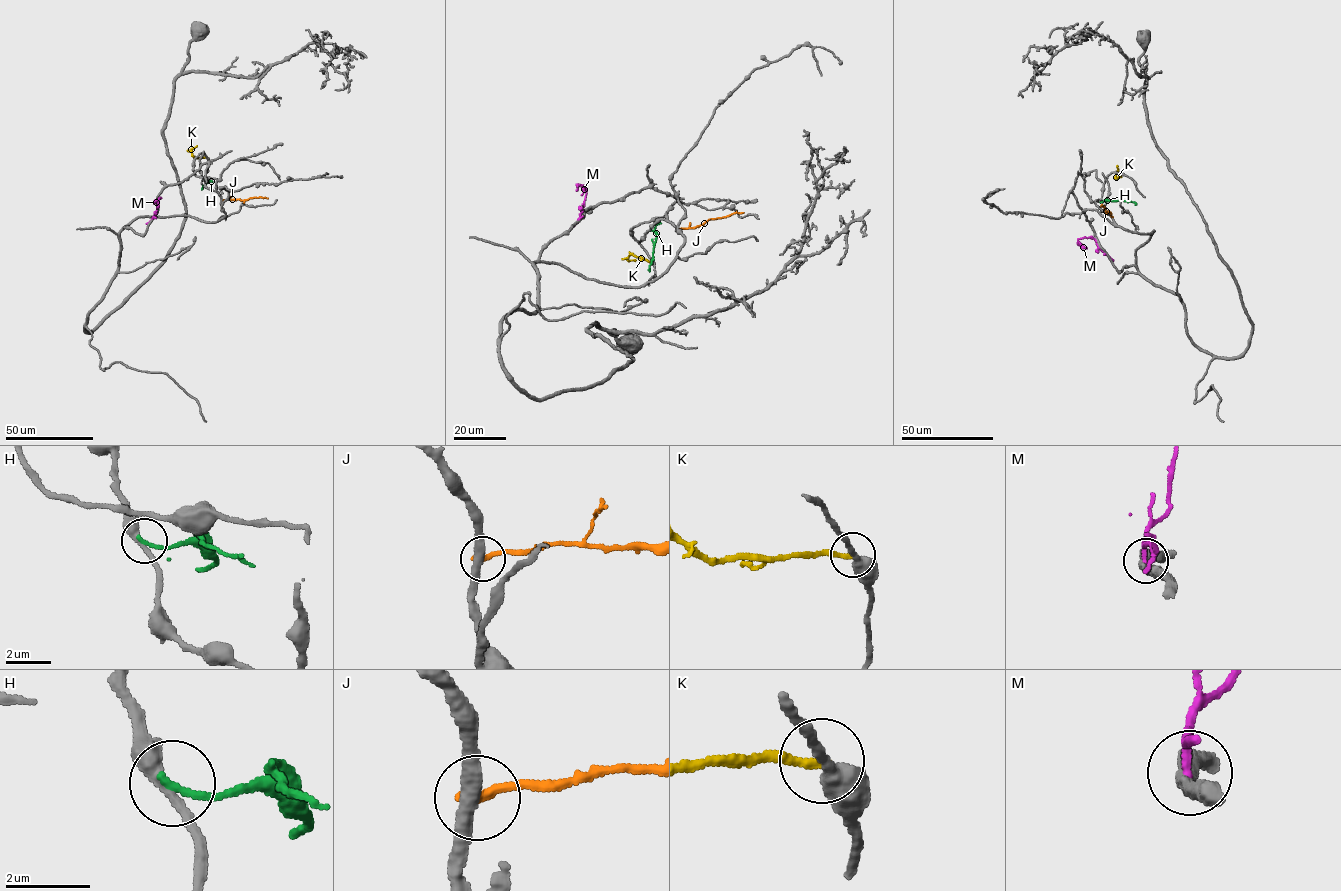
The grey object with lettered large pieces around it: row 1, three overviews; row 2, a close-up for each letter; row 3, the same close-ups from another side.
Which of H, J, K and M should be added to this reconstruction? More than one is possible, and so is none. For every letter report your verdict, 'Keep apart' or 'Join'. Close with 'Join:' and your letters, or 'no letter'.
H: Keep apart
J: Keep apart
K: Keep apart
M: Keep apart
Join: no letter

